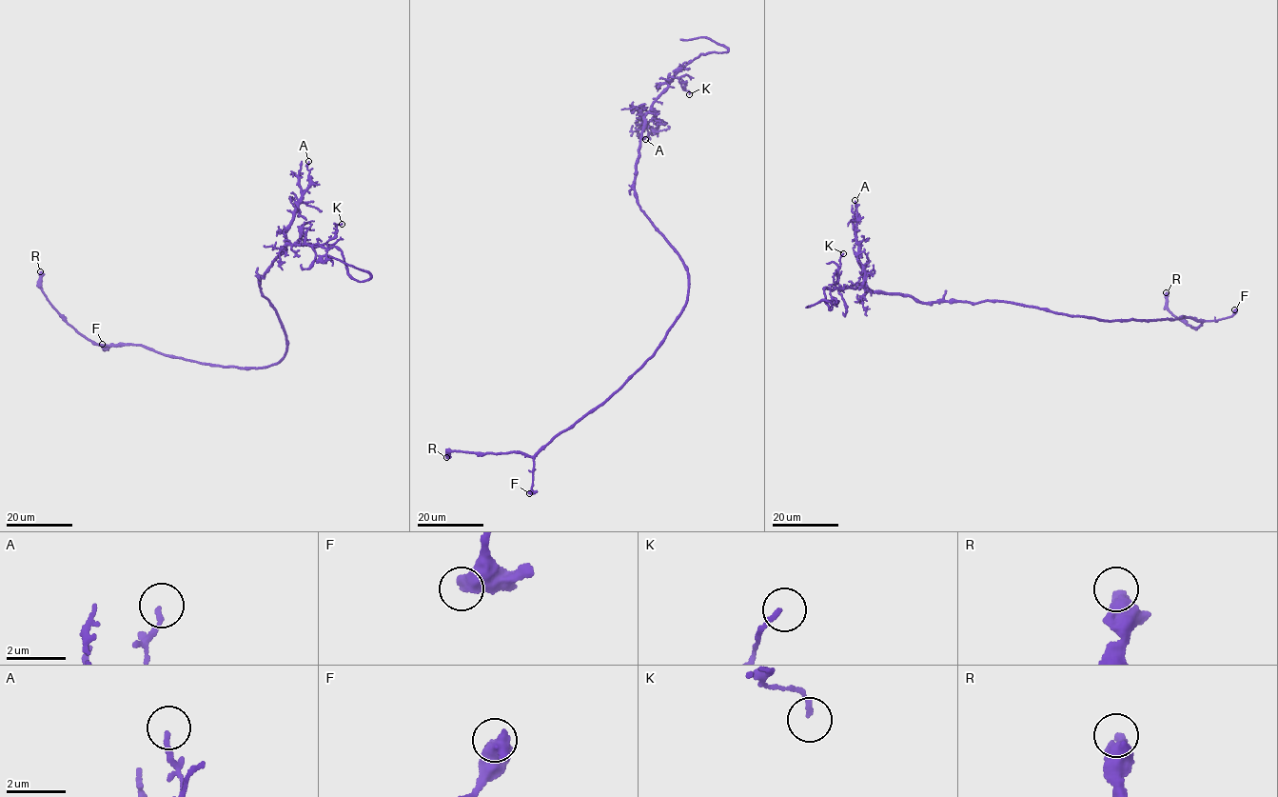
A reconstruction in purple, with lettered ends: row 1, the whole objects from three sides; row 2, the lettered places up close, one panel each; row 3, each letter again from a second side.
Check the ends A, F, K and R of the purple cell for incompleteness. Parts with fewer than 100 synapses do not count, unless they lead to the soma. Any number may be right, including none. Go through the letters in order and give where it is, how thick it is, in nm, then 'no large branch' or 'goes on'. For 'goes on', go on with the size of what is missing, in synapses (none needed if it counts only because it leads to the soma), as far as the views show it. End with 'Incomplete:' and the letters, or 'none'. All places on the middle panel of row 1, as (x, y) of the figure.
A: place (645, 139); calibre 140 nm; no large branch
F: place (529, 493); calibre 440 nm; no large branch
K: place (689, 94); calibre 140 nm; no large branch
R: place (446, 457); calibre 480 nm; no large branch
Incomplete: none

